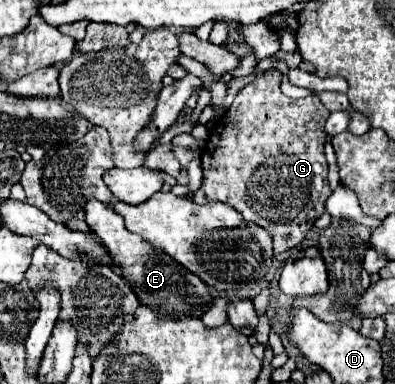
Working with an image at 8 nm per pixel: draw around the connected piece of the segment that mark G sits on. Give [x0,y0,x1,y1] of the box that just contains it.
[194,69,332,253]

